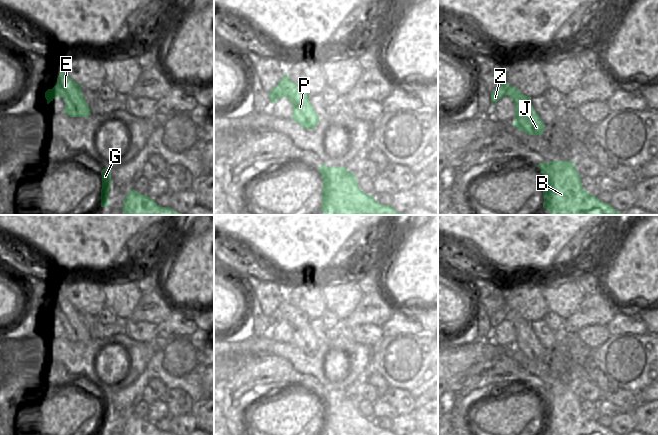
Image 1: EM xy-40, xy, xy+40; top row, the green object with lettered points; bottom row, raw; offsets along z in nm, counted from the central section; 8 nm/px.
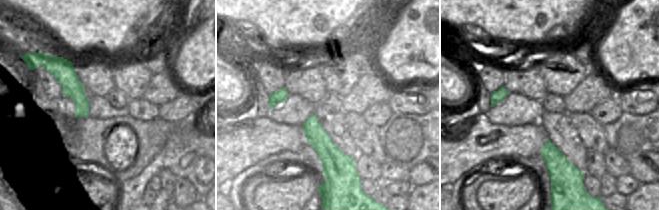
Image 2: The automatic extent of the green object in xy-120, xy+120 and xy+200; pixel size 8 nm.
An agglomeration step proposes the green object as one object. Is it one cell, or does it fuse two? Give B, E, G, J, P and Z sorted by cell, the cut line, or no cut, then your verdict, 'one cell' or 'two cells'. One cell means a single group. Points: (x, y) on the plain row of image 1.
groups B E G J P / Z; cut xy-40 (56, 307), (57, 320); two cells

